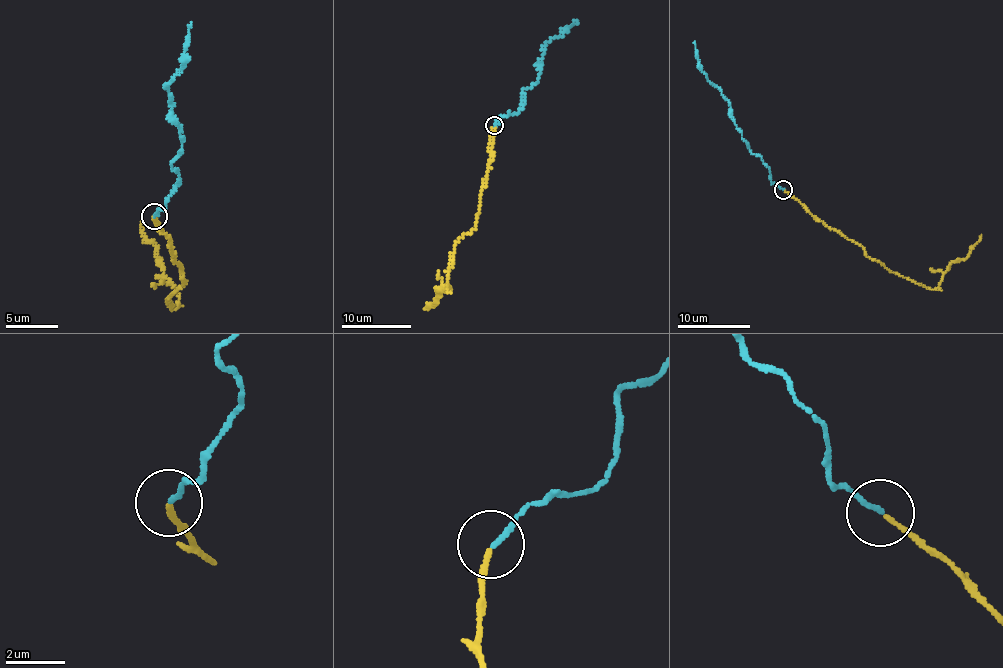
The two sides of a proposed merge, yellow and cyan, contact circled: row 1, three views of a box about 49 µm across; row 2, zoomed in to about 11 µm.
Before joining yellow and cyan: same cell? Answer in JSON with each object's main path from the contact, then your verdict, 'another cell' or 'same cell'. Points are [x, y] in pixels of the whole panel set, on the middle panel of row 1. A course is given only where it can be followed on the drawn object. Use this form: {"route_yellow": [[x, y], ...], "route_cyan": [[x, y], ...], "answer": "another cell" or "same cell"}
{"route_yellow": [[494, 127], [492, 158], [474, 228], [455, 244], [446, 281], [450, 286], [427, 308]], "route_cyan": [[494, 125], [505, 115], [518, 112], [524, 90], [535, 83], [540, 72], [544, 47], [577, 23]], "answer": "same cell"}

